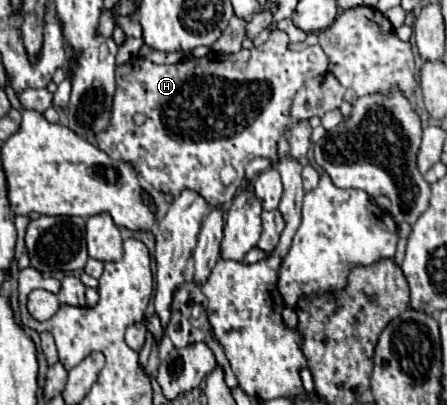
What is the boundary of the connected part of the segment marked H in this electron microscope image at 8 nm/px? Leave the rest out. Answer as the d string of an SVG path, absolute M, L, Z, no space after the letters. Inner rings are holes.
M272 30L266 44L250 50L244 48L236 54L220 56L212 52L204 58L190 58L170 66L160 66L146 58L132 58L124 66L116 68L116 94L110 124L106 130L96 134L98 148L112 158L132 162L142 180L162 194L176 196L184 188L192 188L200 192L210 206L230 204L244 180L248 162L258 156L268 156L276 162L276 142L288 128L288 110L300 84L310 76L328 72L330 60L318 44L302 50L290 50L288 46L288 34L284 30ZM134 114L144 114L146 124L136 126ZM224 166L232 166L236 170L236 180L230 186L224 186L220 180L220 170Z

